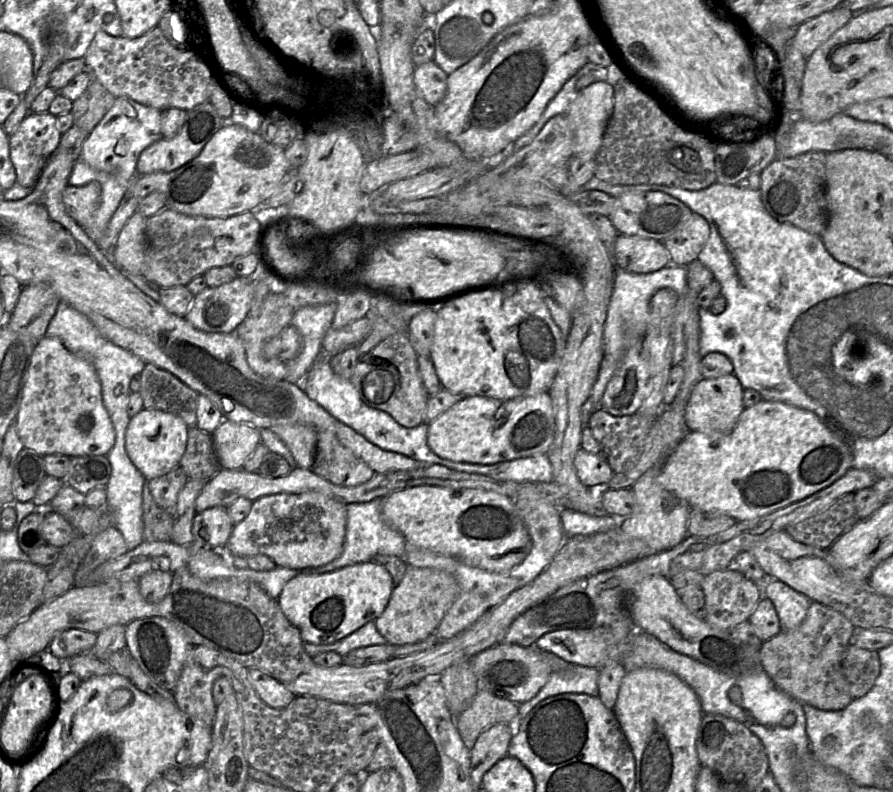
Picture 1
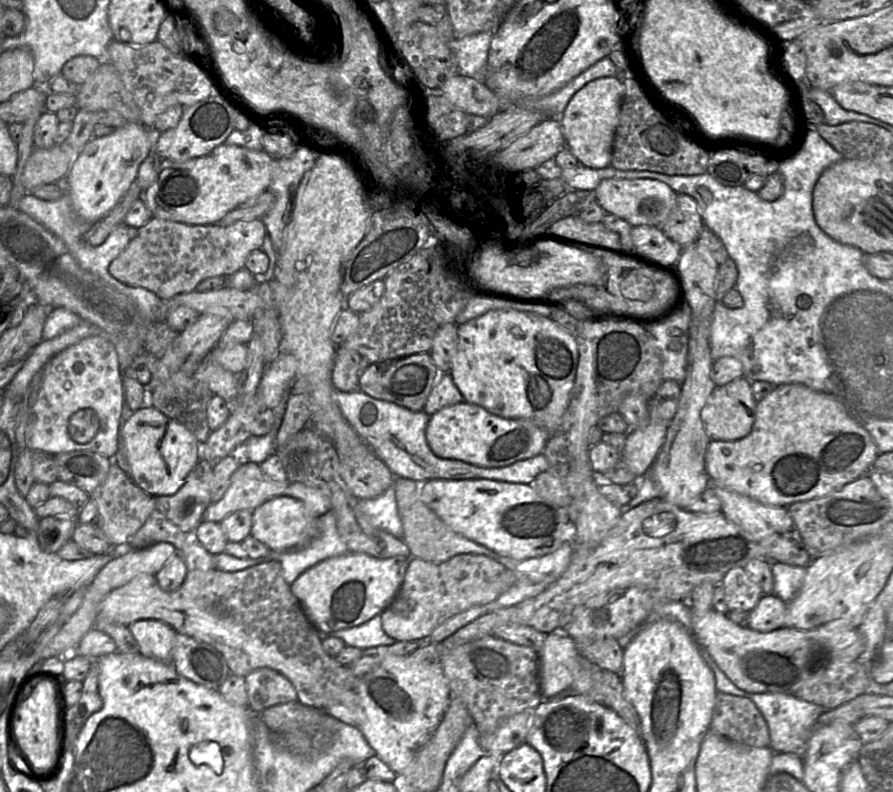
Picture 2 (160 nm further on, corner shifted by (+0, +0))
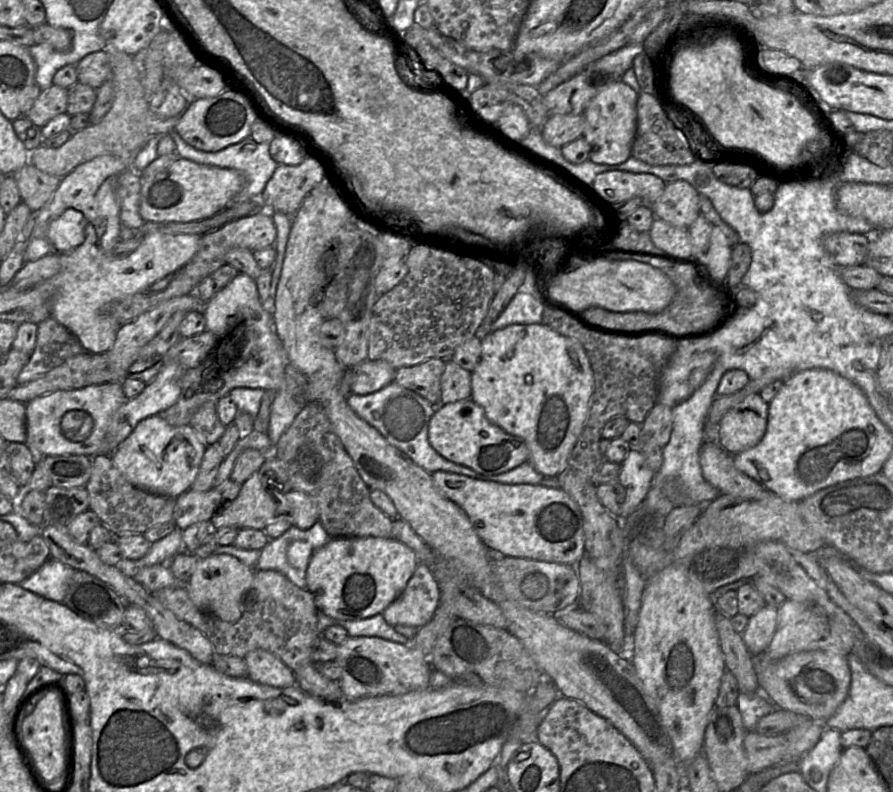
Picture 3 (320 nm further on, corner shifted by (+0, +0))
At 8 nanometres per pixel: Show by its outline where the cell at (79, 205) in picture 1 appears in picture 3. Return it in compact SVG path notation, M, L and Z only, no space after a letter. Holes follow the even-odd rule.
M30 162L12 176L18 184L22 201L32 211L39 211L51 199L62 179L39 170Z

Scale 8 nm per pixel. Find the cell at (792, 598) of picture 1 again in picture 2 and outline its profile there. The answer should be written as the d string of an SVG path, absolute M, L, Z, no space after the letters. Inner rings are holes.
M772 563L771 571L774 580L773 594L788 604L801 589L806 568L783 563Z

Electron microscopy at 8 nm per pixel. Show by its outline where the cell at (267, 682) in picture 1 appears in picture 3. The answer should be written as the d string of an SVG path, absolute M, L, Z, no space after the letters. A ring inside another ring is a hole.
M258 648L245 656L248 678L256 683L277 688L296 684L294 672L275 654Z

